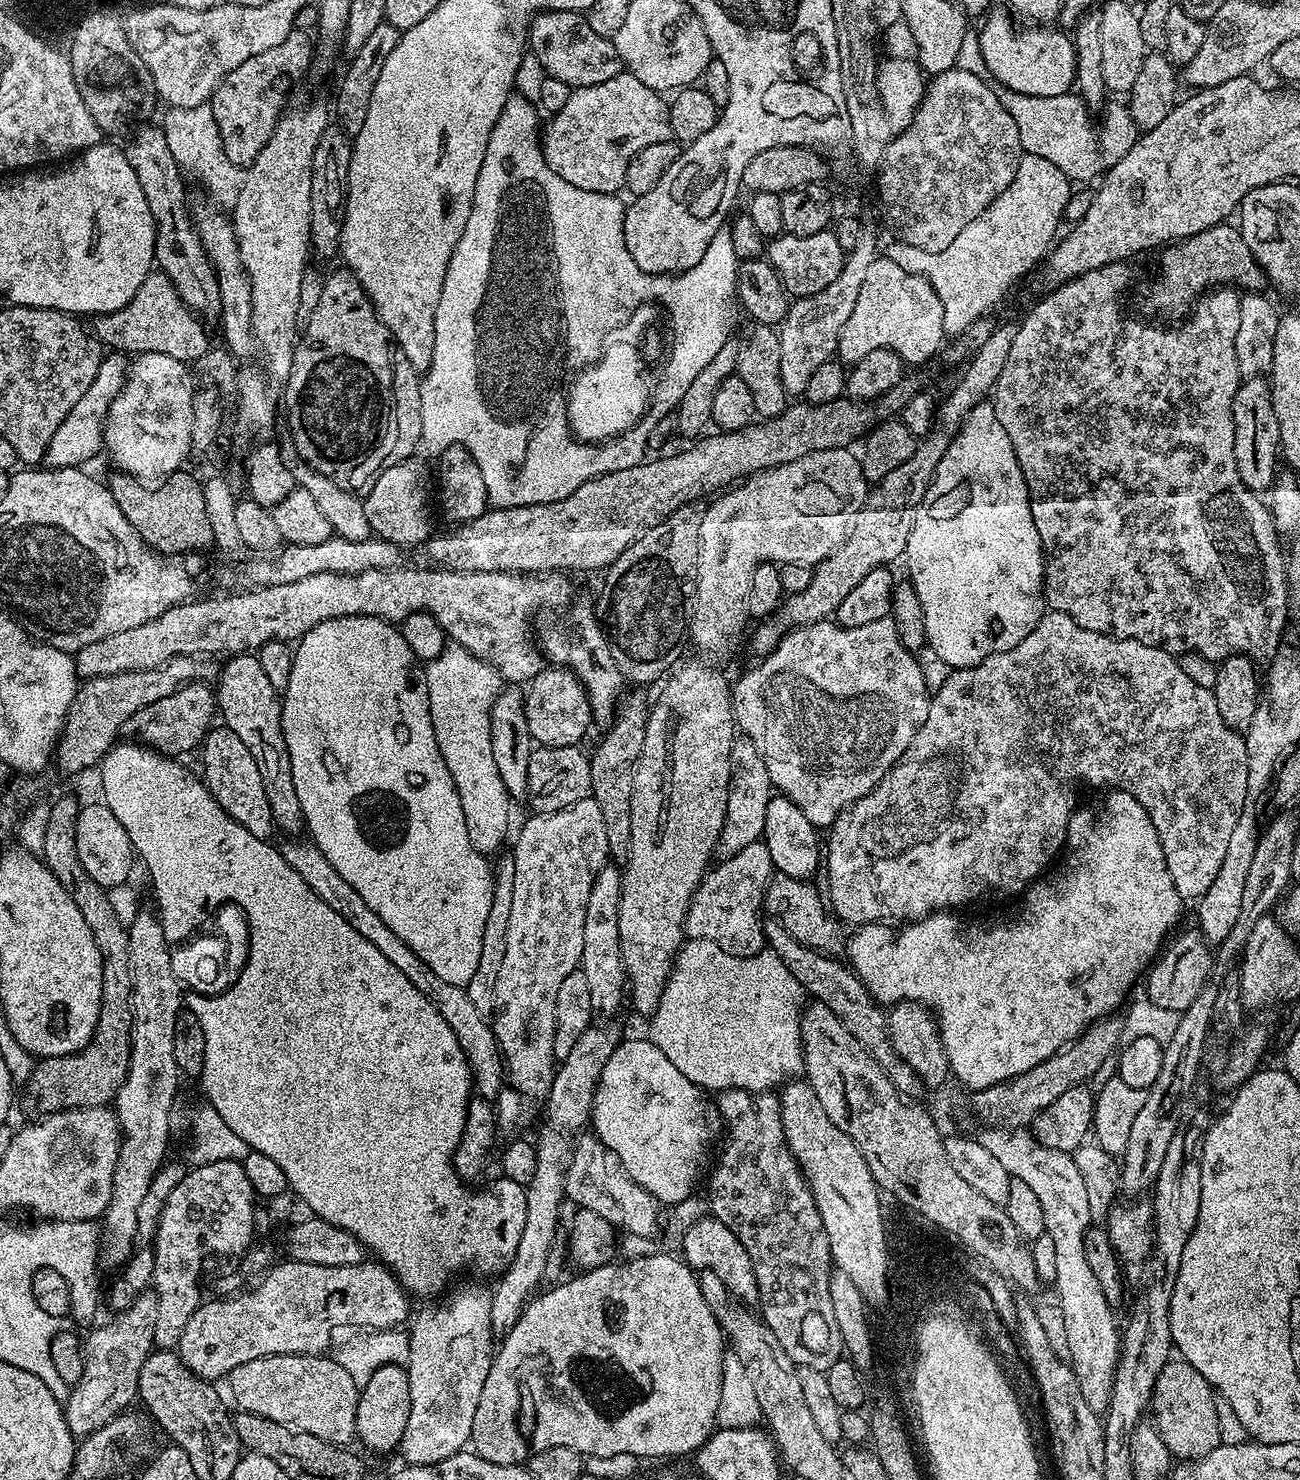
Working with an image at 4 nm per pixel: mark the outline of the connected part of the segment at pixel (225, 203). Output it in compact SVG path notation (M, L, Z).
M199 104L196 107L169 107L160 126L164 129L170 152L179 162L181 169L191 174L202 184L209 200L215 207L230 210L237 204L239 191L244 181L245 169L227 158L222 150L221 135L214 120L211 105Z

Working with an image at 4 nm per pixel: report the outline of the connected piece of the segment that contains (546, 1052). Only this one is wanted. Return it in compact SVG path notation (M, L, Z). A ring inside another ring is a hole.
M589 798L557 812L537 812L529 817L516 836L516 845L510 849L514 860L514 900L506 933L506 954L499 967L498 982L495 983L495 1015L490 1020L500 1056L504 1059L507 1084L494 1101L496 1123L501 1133L512 1132L508 1134L523 1133L520 1131L531 1122L536 1112L536 1103L547 1101L552 1079L556 1076L554 1002L558 1002L558 990L566 974L579 969L586 902L590 902L594 878L610 860L606 826L596 800Z

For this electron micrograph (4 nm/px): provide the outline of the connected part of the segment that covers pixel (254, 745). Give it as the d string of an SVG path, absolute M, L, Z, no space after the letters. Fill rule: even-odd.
M232 654L227 657L228 661L222 664L218 672L218 679L214 684L218 716L223 727L234 730L238 739L250 750L254 762L258 765L258 774L262 774L262 786L266 790L266 798L270 798L270 814L272 823L284 834L300 834L305 831L302 805L298 802L298 794L294 790L294 774L290 770L290 750L286 750L286 738L282 734L282 703L281 693L274 690L274 685L262 670L262 662L258 662L255 654Z

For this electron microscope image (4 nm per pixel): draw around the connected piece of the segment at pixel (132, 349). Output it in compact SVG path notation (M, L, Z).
M153 270L146 282L138 286L138 294L121 309L104 315L97 315L94 335L105 349L125 354L170 354L185 362L195 362L210 349L205 321L191 308L187 308L182 298L174 290L170 278L164 272Z

